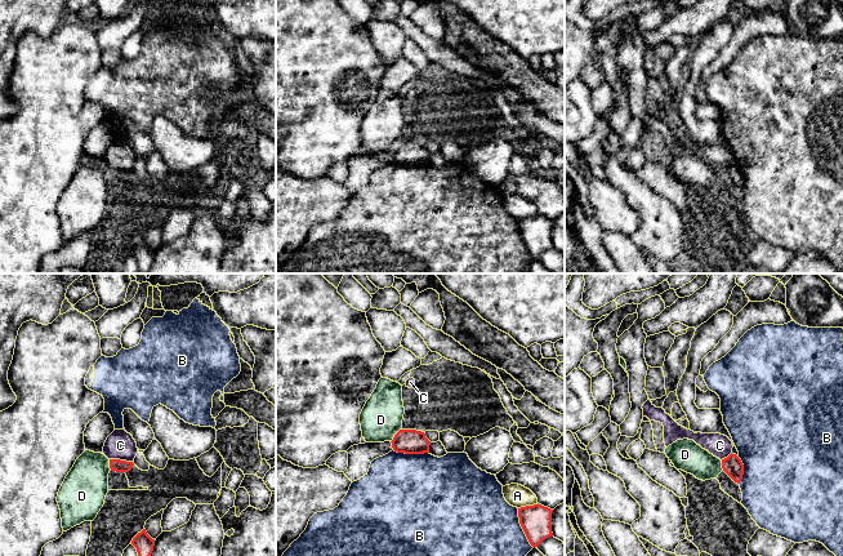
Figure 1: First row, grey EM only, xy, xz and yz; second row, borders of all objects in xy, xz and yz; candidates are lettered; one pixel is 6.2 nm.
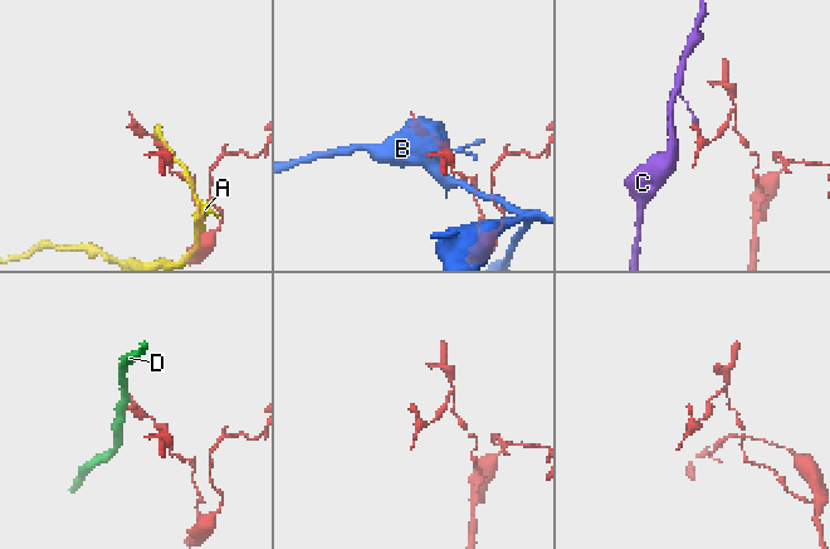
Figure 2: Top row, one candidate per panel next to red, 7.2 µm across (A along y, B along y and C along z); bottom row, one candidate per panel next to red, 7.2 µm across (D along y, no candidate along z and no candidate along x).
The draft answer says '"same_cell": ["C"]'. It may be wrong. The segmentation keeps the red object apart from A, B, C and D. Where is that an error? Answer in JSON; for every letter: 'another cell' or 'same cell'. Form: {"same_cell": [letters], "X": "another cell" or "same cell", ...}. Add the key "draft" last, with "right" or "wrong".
{"same_cell": [], "A": "another cell", "B": "another cell", "C": "another cell", "D": "another cell", "draft": "wrong"}

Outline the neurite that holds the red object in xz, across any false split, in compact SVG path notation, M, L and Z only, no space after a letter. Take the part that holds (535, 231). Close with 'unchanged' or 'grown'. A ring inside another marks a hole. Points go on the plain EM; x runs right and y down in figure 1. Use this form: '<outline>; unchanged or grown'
M539 214L518 219L519 235L532 258L553 248L552 223L553 221Z; unchanged

